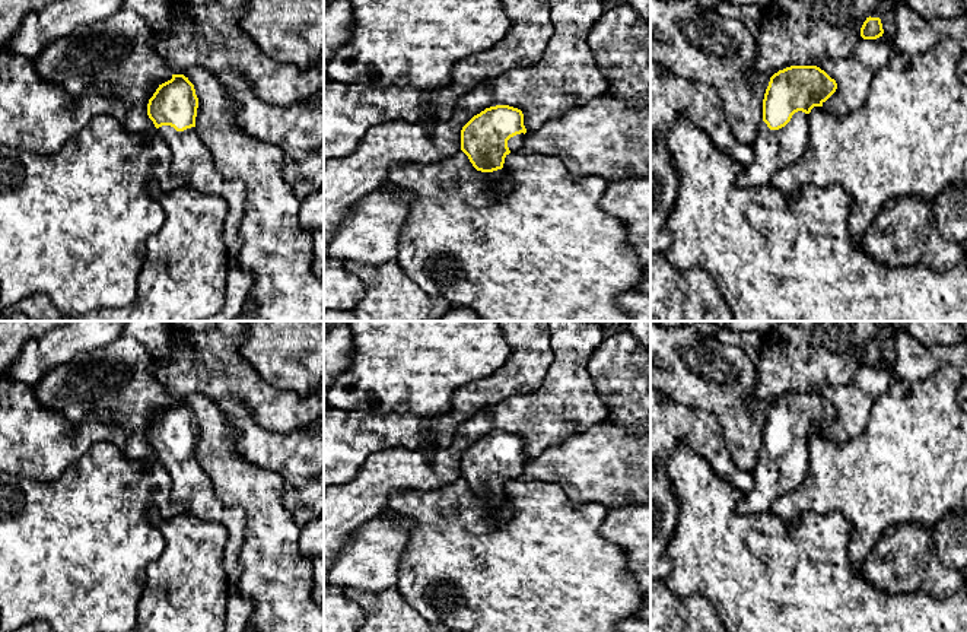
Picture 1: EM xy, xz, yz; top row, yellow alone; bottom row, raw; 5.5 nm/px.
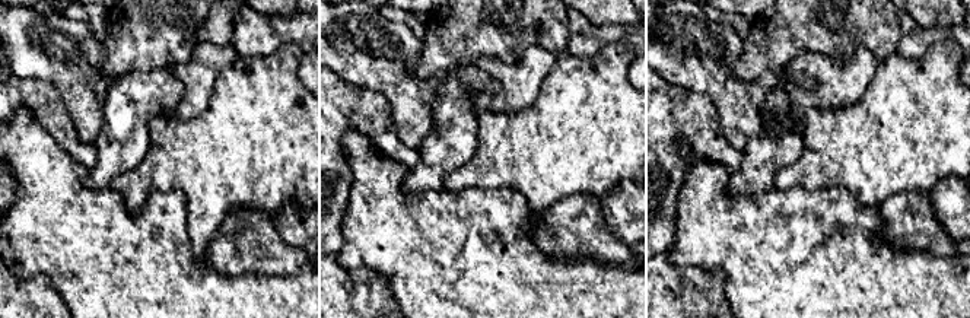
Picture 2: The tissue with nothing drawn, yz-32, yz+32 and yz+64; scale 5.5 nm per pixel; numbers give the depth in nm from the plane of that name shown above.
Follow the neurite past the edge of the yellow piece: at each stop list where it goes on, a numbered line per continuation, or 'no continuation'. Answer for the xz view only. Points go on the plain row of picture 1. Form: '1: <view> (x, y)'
1: xz (514, 470)

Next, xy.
1: xy (190, 485)

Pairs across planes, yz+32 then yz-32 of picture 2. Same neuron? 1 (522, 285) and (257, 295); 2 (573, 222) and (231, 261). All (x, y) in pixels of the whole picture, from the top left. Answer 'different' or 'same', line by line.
1: same
2: same

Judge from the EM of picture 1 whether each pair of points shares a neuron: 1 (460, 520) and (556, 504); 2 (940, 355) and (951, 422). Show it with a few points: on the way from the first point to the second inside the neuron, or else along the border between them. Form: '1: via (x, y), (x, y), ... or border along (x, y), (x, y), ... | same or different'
1: via (483, 534), (525, 534), (533, 527) | same
2: border along (951, 364), (938, 367), (925, 378), (909, 380) | different

